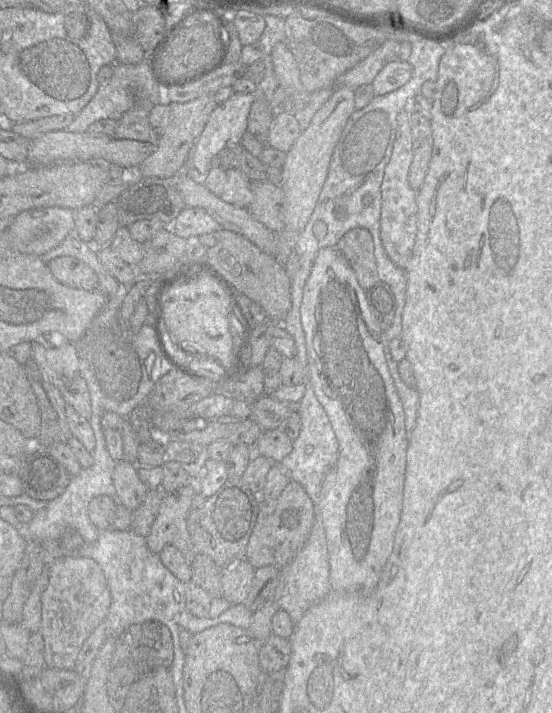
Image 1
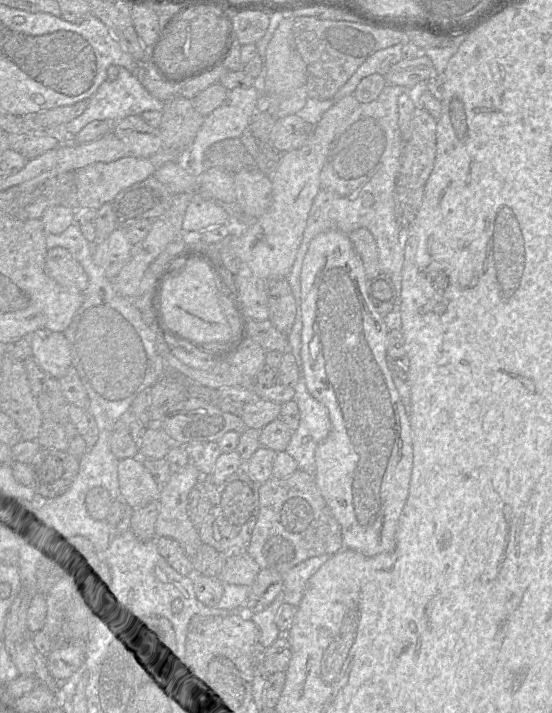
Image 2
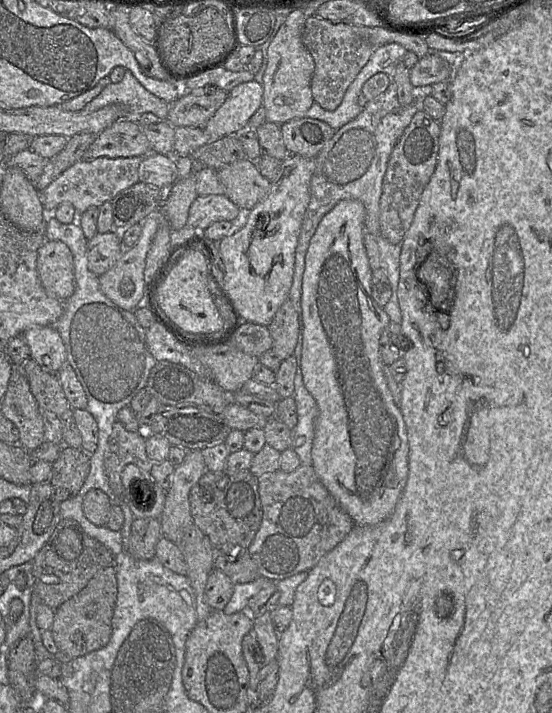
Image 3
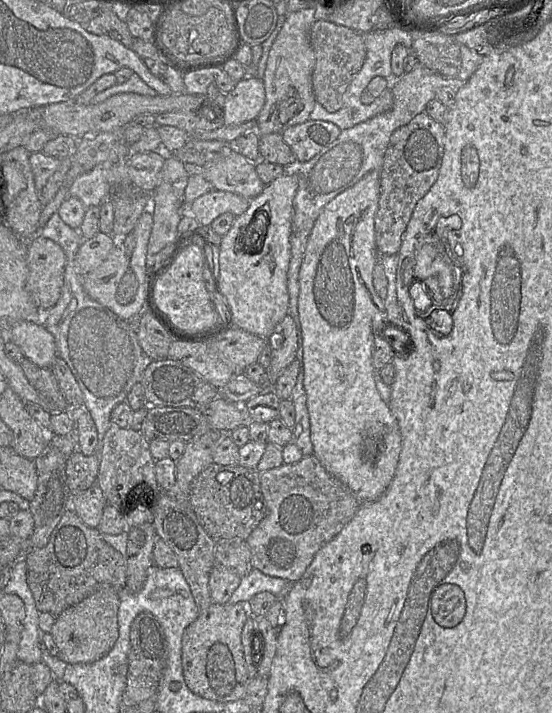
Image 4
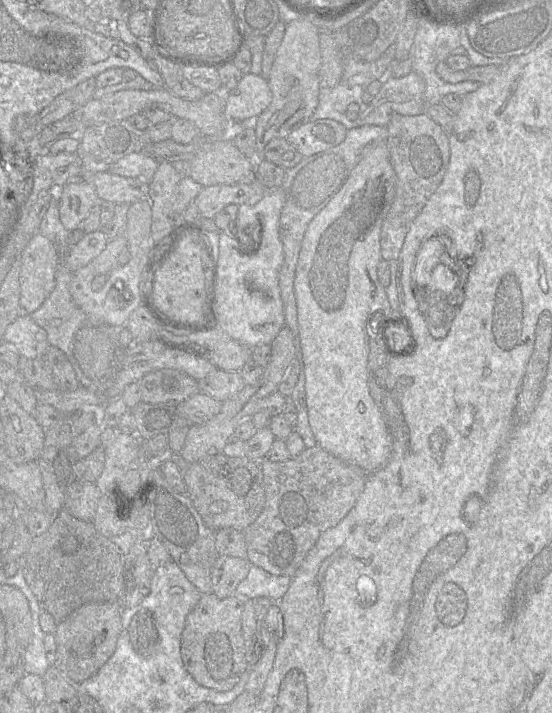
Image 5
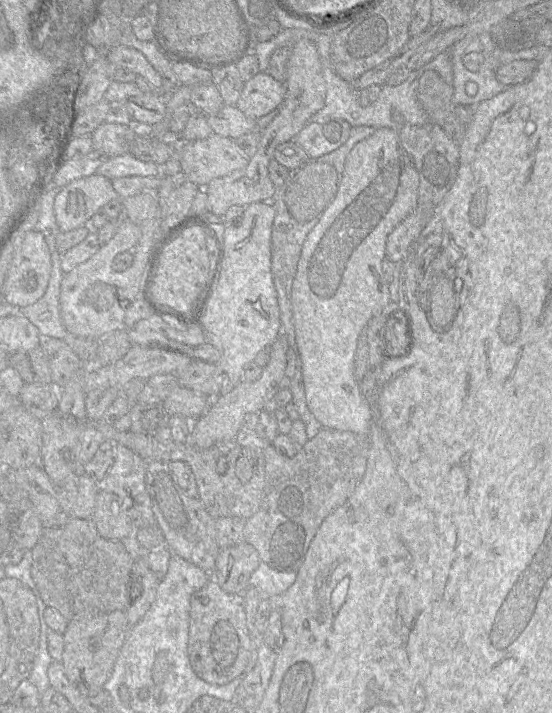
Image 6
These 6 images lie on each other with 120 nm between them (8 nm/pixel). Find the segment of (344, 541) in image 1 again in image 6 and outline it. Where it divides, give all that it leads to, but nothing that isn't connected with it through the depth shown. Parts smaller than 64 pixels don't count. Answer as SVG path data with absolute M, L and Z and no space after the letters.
M388 127L378 128L372 135L356 143L348 153L337 192L316 225L306 236L302 245L297 271L292 283L291 291L293 325L296 343L301 355L303 367L306 404L310 412L321 424L322 428L335 429L339 431L350 431L359 435L369 435L372 424L372 409L371 405L361 394L359 382L356 380L354 375L355 353L359 336L366 328L370 319L373 316L378 315L390 302L389 282L385 279L382 270L382 261L384 258L386 258L386 241L388 235L394 230L394 228L407 216L409 216L416 208L418 200L418 187L419 175L412 164L410 157L407 155L400 143L398 131Z

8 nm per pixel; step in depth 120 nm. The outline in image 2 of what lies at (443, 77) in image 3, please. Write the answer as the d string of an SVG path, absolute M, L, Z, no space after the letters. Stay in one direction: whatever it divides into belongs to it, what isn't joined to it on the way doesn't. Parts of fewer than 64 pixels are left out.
M422 54L421 56L404 60L391 67L386 78L386 85L403 86L411 88L420 81L427 81L437 76L432 60Z

